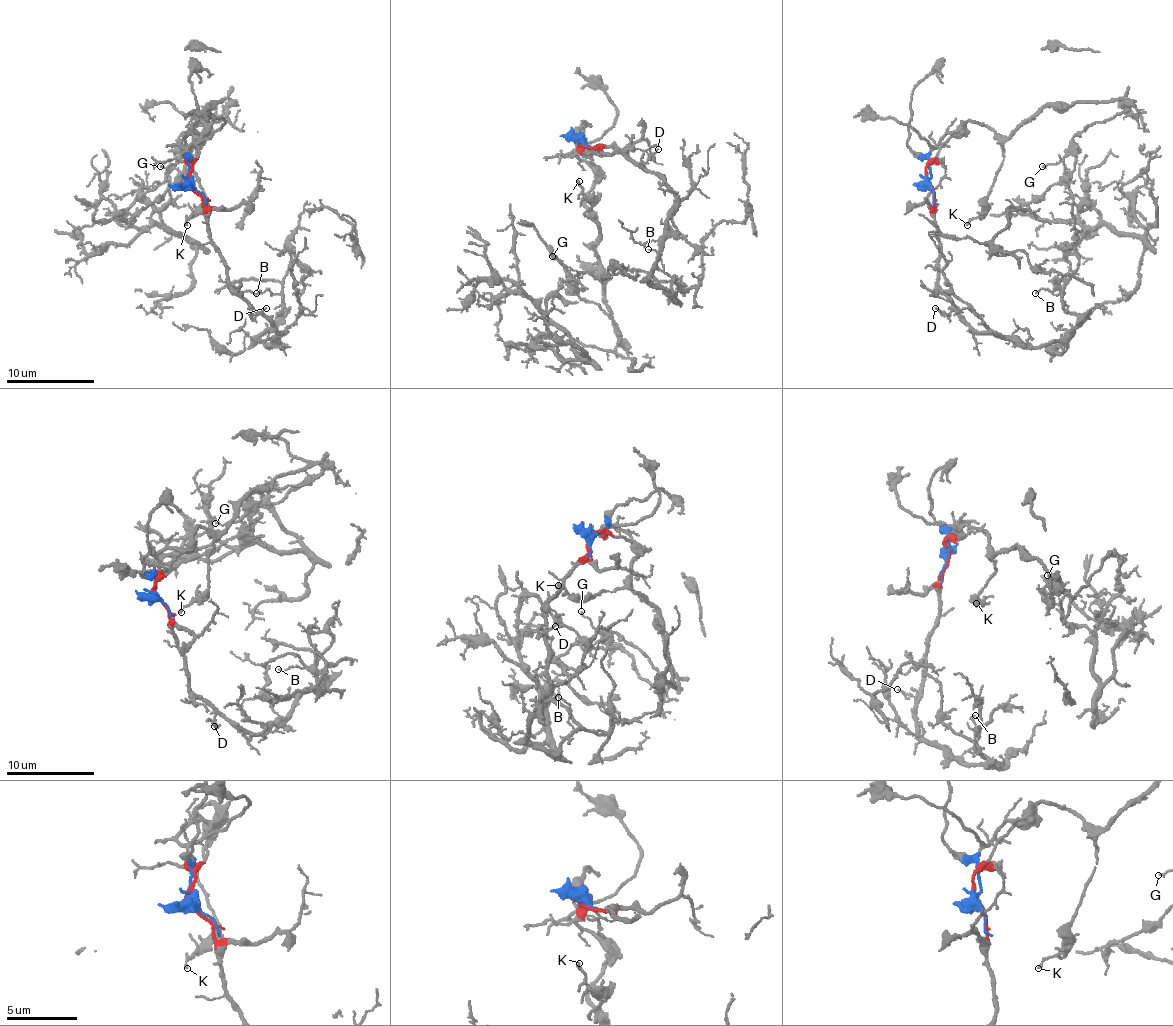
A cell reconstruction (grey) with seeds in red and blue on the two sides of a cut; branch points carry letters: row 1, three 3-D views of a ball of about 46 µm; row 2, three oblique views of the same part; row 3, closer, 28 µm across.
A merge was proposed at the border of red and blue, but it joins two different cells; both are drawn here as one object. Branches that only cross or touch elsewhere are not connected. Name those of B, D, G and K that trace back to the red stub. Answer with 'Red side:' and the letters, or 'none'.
Red side: B, D

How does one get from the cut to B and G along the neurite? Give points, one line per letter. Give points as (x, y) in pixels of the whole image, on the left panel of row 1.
B: (190, 184), (226, 278), (283, 333), (268, 347), (259, 338), (279, 318), (281, 296), (257, 294)
G: (190, 184), (179, 144), (201, 122), (193, 126), (204, 135), (213, 102), (228, 102), (160, 166)

